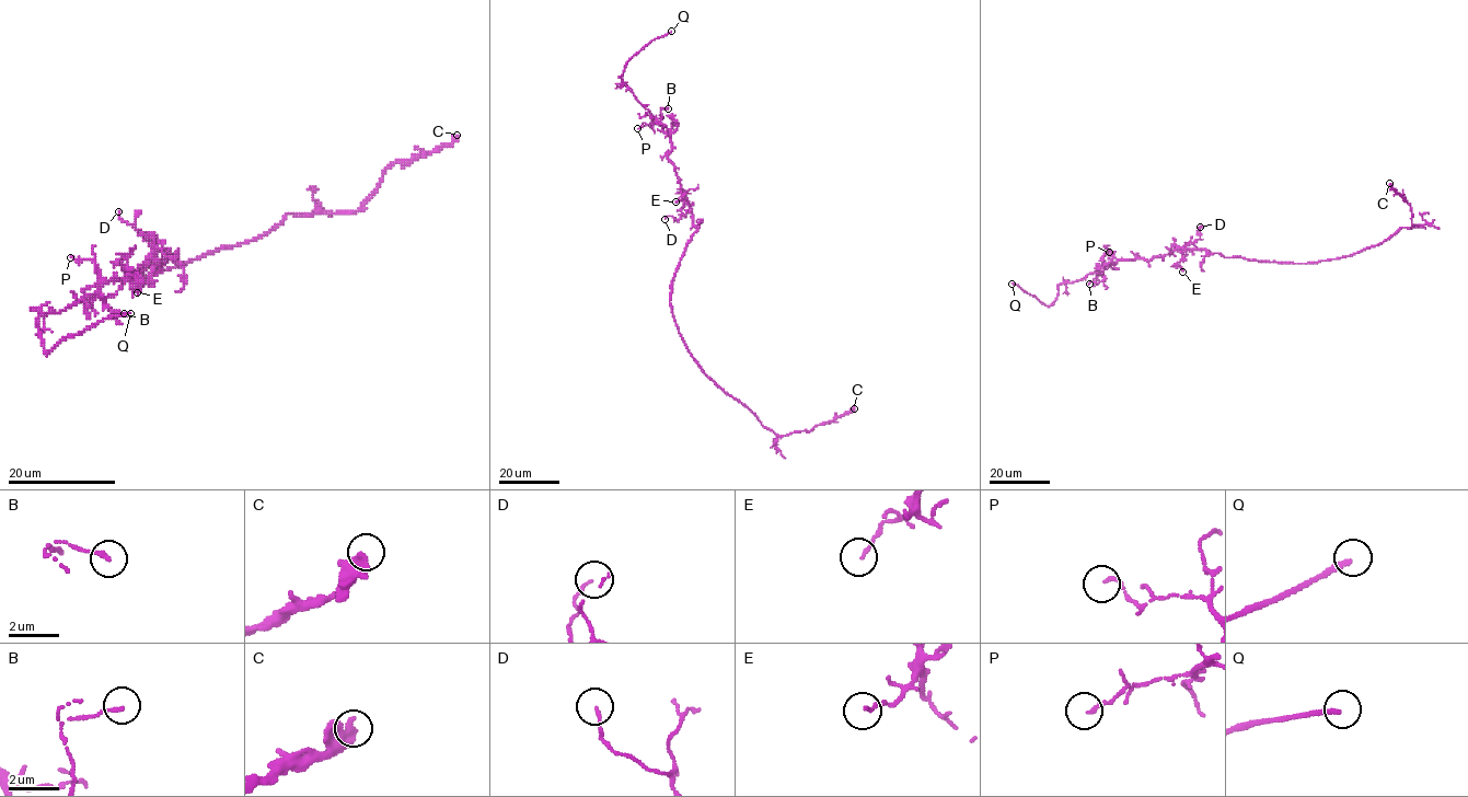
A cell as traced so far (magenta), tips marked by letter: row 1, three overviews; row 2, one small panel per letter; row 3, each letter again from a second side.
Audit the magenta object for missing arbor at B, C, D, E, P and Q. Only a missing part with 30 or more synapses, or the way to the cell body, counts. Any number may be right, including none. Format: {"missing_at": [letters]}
{"missing_at": ["Q"]}

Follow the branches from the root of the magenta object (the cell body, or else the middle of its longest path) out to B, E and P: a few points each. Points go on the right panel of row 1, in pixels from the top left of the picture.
B: (1246, 260), (1177, 247), (1148, 260), (1106, 264), (1098, 272), (1104, 281), (1089, 284)
E: (1246, 260), (1209, 254), (1204, 250), (1179, 247), (1182, 250), (1182, 258), (1178, 265), (1182, 272)
P: (1246, 260), (1209, 254), (1204, 250), (1177, 247), (1148, 260), (1120, 260), (1105, 265), (1104, 256), (1109, 252)

